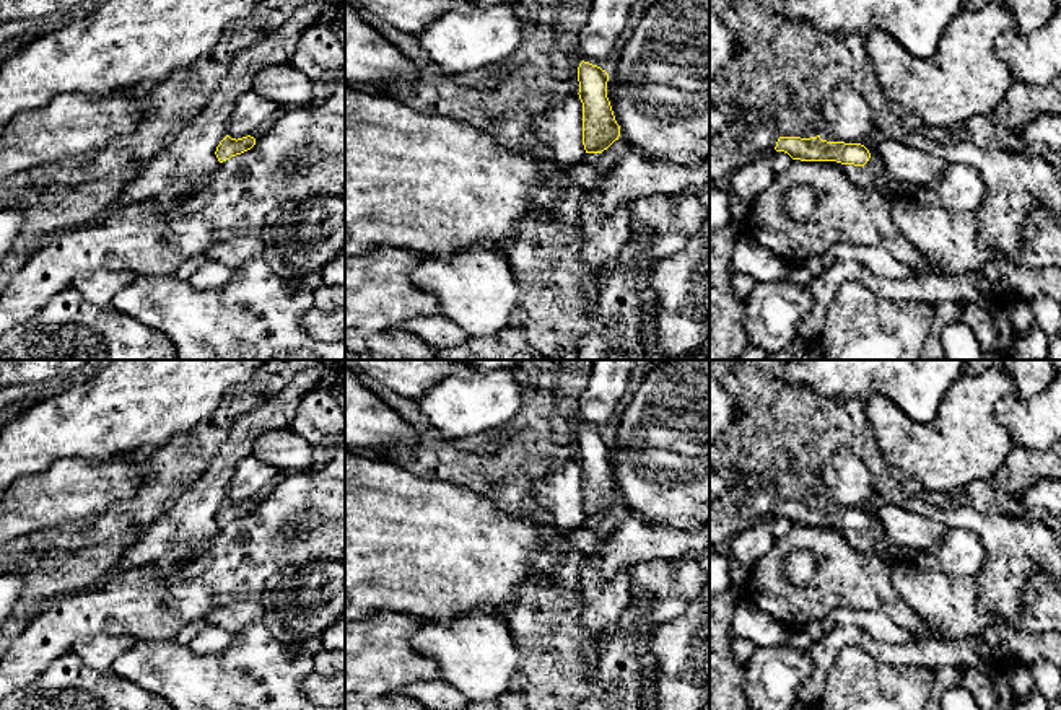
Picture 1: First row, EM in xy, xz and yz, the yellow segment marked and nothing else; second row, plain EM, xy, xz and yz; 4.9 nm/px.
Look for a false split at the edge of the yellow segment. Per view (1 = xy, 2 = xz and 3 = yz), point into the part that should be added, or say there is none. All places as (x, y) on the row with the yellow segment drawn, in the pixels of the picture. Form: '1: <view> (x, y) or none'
1: none
2: none
3: none

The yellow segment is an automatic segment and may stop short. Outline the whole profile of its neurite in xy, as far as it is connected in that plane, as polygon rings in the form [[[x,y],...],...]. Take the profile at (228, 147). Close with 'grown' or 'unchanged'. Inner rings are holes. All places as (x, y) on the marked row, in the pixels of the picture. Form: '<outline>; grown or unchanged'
[[[226,135],[216,147],[215,155],[218,161],[223,163],[229,160],[231,156],[241,155],[251,150],[254,145],[255,145],[255,138],[251,135],[238,138],[238,140]]]; unchanged

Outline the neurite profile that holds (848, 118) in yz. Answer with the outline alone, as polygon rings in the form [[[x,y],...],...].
[[[840,81],[825,96],[822,116],[825,122],[822,140],[861,143],[871,153],[864,166],[841,164],[851,182],[864,189],[877,189],[890,199],[921,194],[918,186],[893,178],[877,155],[877,148],[869,145],[869,138],[875,130],[872,124],[874,111],[867,99],[848,81]]]

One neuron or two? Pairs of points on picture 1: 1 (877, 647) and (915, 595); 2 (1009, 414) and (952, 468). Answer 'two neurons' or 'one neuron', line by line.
1: two neurons
2: two neurons

